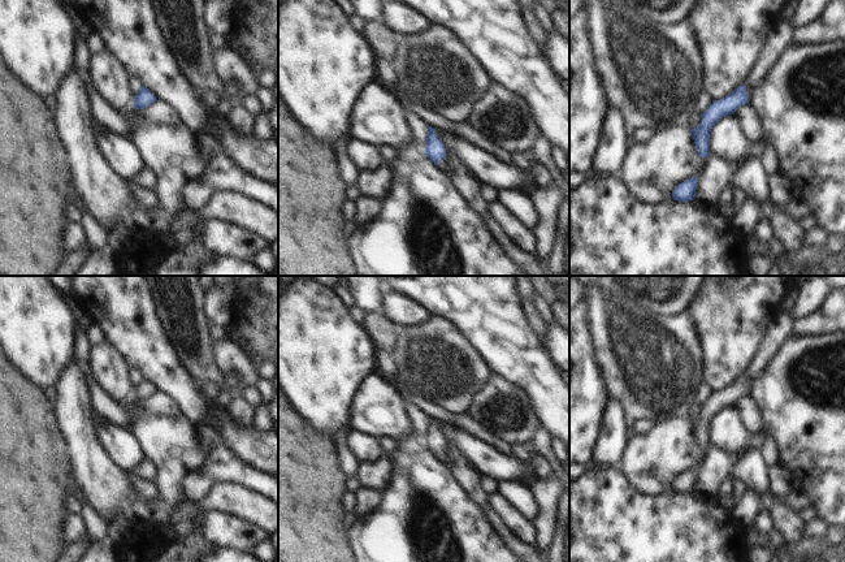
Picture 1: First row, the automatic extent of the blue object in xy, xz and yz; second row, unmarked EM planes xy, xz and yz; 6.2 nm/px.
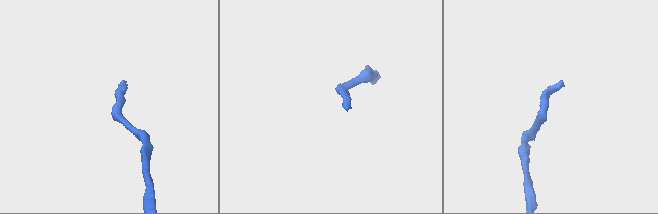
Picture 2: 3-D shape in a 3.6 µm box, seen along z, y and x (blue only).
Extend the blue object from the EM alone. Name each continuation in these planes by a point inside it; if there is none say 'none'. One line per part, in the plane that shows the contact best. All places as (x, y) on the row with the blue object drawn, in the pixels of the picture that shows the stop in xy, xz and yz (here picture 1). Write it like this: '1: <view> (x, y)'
1: xz (443, 165)

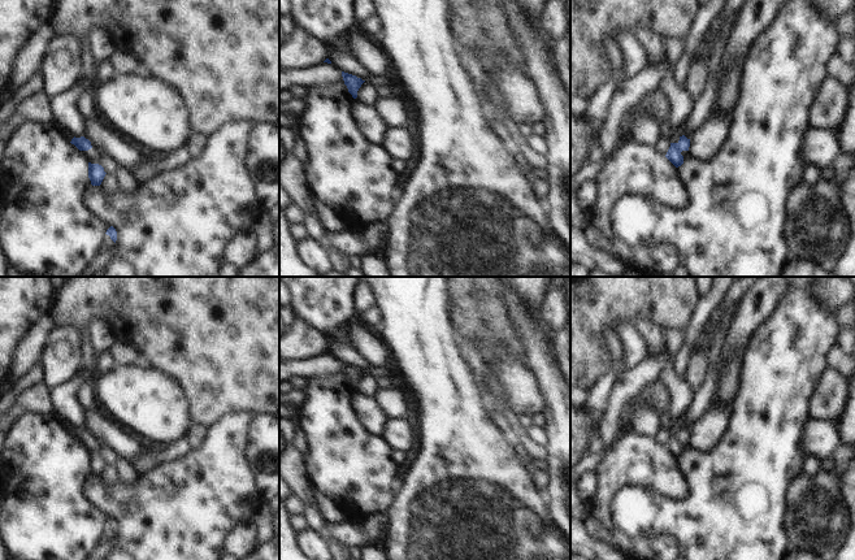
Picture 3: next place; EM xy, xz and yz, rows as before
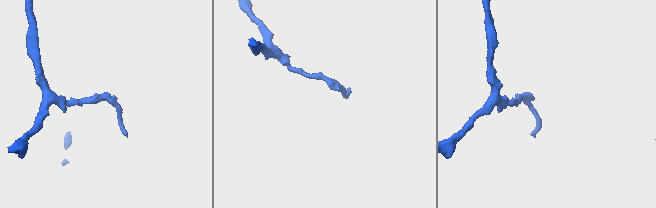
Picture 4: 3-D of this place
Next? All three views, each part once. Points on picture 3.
none

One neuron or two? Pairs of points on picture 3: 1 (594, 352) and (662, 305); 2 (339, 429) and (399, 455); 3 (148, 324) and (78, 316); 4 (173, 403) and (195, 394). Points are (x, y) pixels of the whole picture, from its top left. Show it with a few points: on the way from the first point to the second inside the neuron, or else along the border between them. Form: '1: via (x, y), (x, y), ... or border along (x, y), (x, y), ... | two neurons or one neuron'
1: via (594, 330), (623, 300), (639, 300) | one neuron
2: border along (391, 448), (390, 458), (396, 465) | two neurons
3: via (131, 308), (95, 308) | one neuron
4: border along (179, 385), (187, 400), (187, 412), (191, 422) | two neurons

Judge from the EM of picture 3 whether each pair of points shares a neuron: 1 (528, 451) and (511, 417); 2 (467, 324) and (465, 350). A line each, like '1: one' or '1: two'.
1: one
2: two

